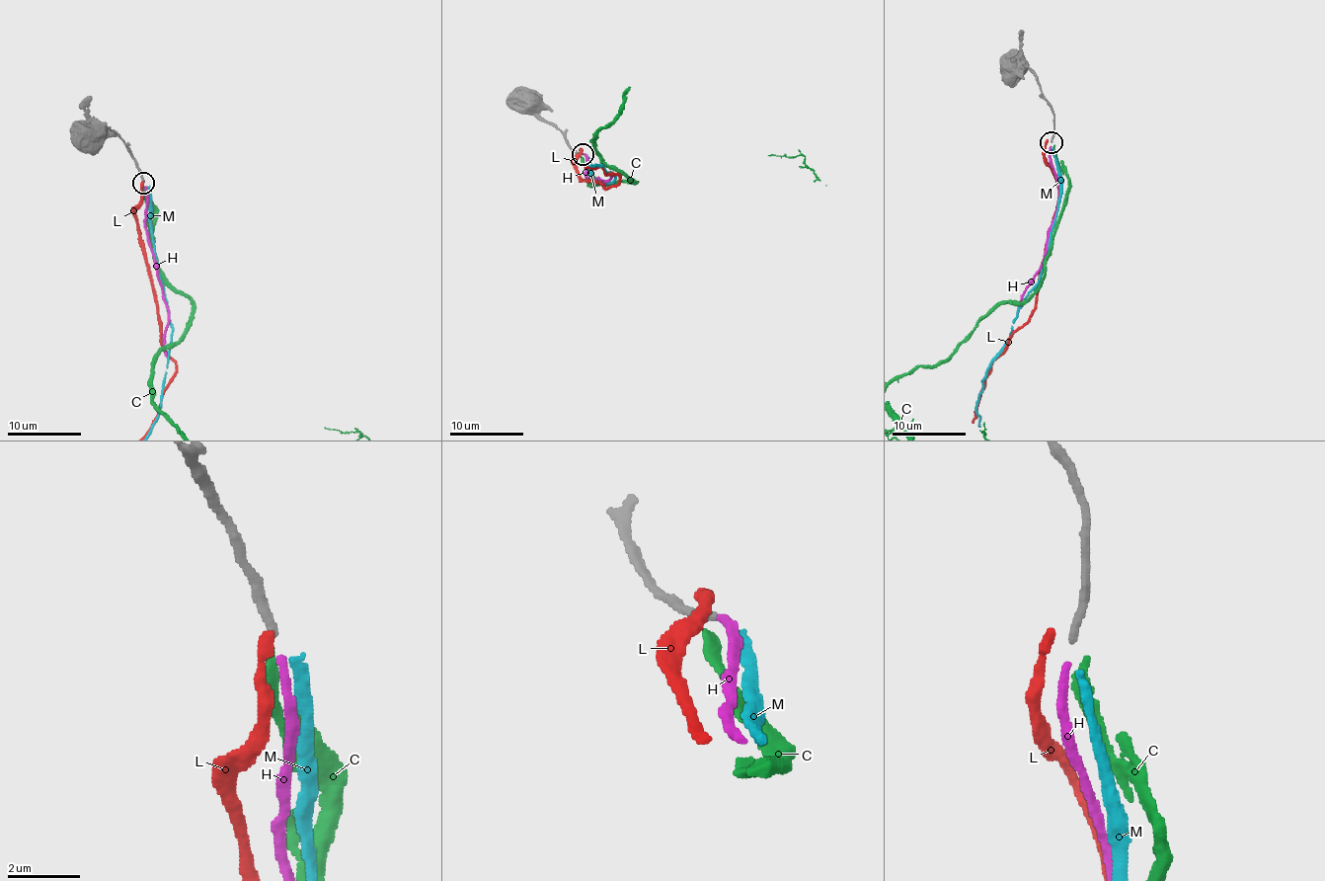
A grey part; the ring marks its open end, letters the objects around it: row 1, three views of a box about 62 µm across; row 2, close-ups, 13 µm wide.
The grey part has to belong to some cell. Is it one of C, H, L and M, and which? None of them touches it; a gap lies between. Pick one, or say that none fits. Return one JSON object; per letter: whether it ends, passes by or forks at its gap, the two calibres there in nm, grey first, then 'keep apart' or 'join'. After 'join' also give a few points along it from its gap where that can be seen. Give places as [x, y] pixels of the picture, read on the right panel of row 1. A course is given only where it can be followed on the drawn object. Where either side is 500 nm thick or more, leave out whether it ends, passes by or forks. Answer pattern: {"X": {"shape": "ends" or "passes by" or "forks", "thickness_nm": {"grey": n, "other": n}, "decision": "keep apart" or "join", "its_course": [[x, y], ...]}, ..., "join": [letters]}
{"C": {"shape": "ends", "thickness_nm": {"grey": 220, "other": 240}, "decision": "keep apart"}, "H": {"shape": "ends", "thickness_nm": {"grey": 220, "other": 220}, "decision": "join"}, "L": {"shape": "ends", "thickness_nm": {"grey": 220, "other": 280}, "decision": "keep apart"}, "M": {"shape": "ends", "thickness_nm": {"grey": 220, "other": 260}, "decision": "keep apart"}, "join": ["H"]}

